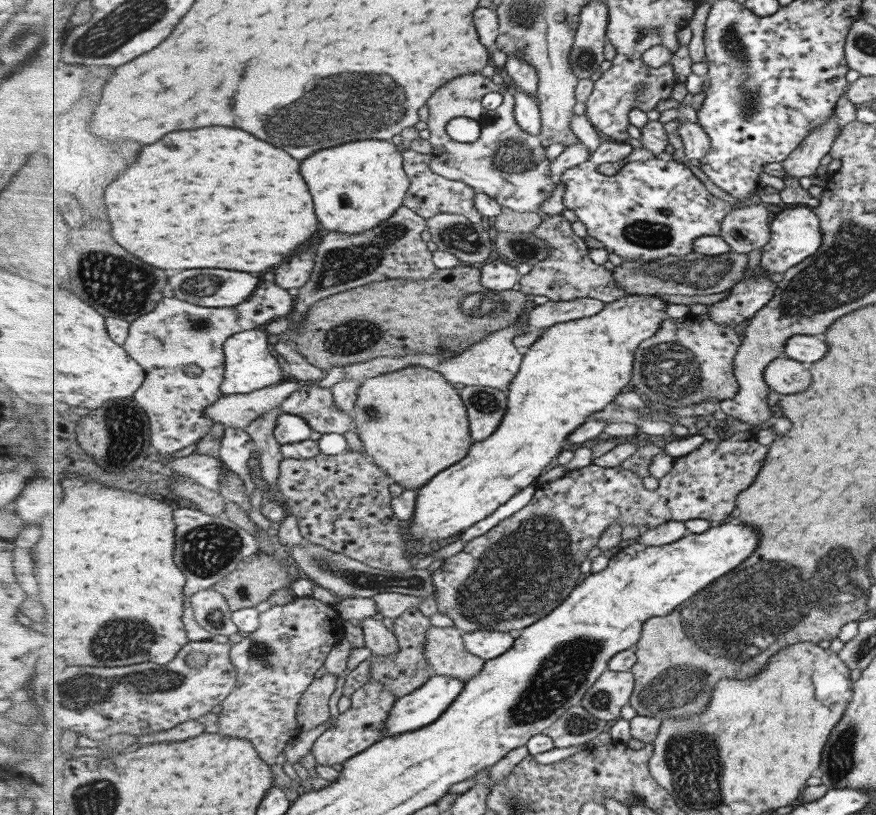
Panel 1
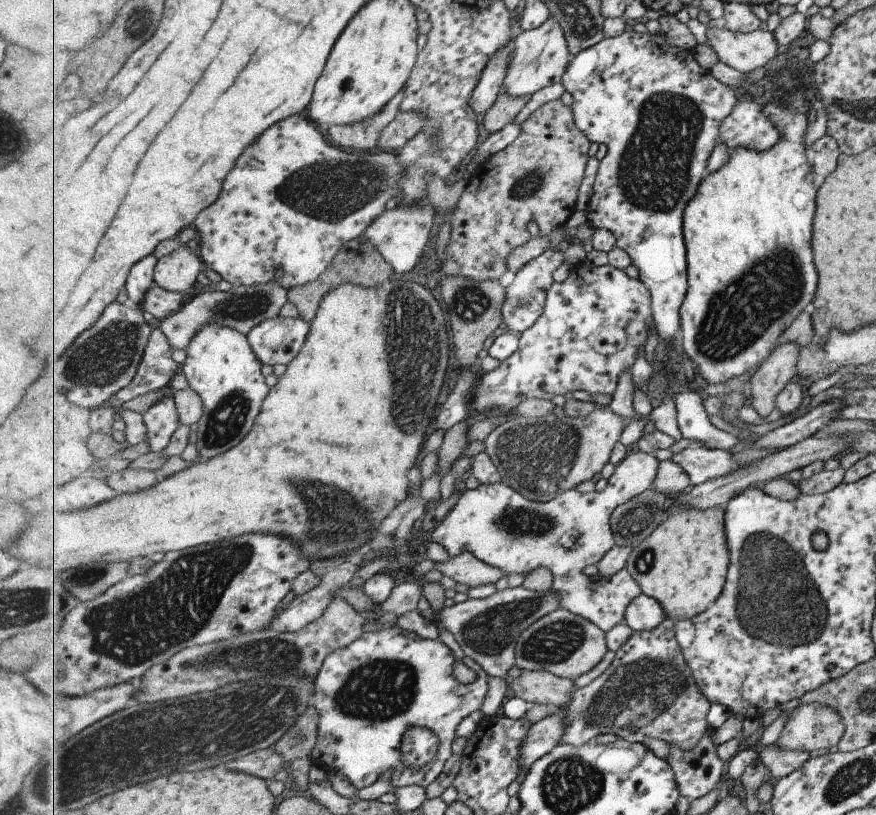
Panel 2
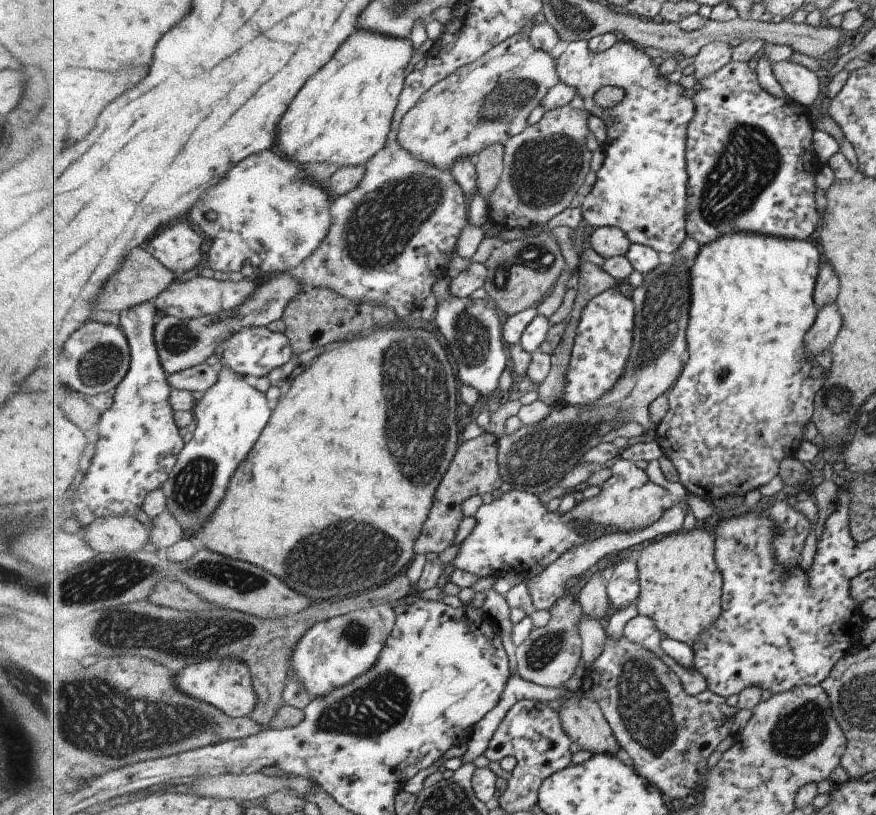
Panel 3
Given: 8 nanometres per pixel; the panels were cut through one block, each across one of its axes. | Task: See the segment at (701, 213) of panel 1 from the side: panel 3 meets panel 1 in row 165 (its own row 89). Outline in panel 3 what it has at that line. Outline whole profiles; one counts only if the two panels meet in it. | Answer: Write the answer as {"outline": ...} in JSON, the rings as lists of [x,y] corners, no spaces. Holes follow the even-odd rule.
{"outline":[[[623,40],[617,41],[617,44],[605,52],[595,52],[591,50],[590,43],[588,41],[575,41],[570,42],[567,48],[562,52],[561,56],[558,58],[559,66],[559,76],[560,80],[569,84],[573,88],[577,88],[577,94],[585,99],[585,105],[590,107],[590,111],[593,115],[599,117],[604,121],[604,124],[607,126],[607,141],[603,144],[603,150],[605,153],[605,162],[601,167],[601,170],[597,172],[596,182],[592,191],[579,203],[581,210],[583,212],[583,218],[589,226],[592,226],[594,229],[603,228],[603,227],[615,227],[620,228],[627,234],[629,240],[632,244],[640,244],[649,246],[653,250],[657,250],[659,254],[664,258],[671,258],[675,253],[679,251],[683,242],[686,241],[688,236],[687,232],[687,183],[690,181],[690,174],[688,172],[687,164],[687,139],[688,139],[688,130],[690,129],[691,122],[695,118],[695,100],[694,98],[686,98],[683,96],[683,88],[678,82],[669,82],[668,75],[662,76],[659,75],[659,70],[657,71],[657,66],[653,66],[653,59],[649,58],[645,54],[642,48],[639,48],[635,43]],[[603,86],[618,86],[625,91],[625,96],[623,100],[614,107],[602,108],[597,106],[595,102],[595,92],[599,92]]]}

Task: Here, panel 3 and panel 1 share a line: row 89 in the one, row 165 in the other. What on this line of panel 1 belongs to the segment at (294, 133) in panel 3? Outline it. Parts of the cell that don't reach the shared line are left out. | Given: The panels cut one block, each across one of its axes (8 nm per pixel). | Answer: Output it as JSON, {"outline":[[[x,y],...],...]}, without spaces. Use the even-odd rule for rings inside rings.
{"outline":[[[357,140],[319,150],[303,162],[303,176],[315,194],[319,220],[329,232],[363,234],[377,228],[403,206],[411,179],[403,167],[403,151],[389,140]]]}

